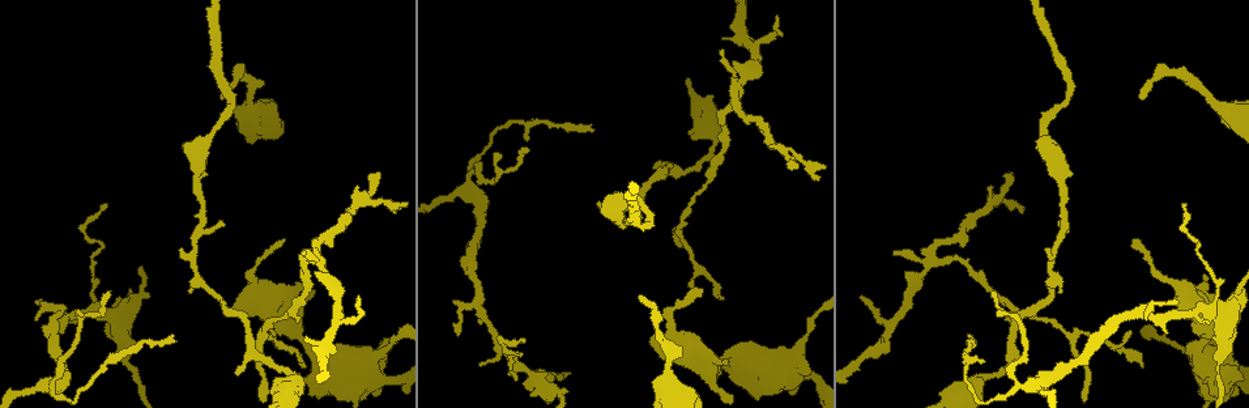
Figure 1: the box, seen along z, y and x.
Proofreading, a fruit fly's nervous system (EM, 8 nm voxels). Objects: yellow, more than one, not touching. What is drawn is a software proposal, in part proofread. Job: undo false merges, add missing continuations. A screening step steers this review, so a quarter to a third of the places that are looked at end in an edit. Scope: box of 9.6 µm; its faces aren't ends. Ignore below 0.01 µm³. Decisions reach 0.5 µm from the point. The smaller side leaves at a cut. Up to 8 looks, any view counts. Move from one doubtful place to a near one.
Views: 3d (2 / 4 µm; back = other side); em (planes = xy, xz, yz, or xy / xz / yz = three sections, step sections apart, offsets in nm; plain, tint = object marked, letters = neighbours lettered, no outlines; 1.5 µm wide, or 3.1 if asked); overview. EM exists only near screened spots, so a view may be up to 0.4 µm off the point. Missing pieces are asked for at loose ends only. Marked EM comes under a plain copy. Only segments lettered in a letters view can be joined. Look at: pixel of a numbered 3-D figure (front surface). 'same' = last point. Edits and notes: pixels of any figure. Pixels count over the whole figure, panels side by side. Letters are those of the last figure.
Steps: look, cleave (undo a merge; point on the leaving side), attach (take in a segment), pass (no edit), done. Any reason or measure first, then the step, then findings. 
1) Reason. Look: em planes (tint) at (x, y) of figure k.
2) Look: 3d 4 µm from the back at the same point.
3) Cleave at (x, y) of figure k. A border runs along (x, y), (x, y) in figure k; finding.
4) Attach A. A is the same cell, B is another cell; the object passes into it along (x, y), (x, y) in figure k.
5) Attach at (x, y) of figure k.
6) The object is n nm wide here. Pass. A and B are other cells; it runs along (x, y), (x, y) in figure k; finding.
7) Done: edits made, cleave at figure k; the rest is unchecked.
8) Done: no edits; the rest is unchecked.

An open end. Look: em yz step 8 (letters) at (1205, 274) of figure 1.

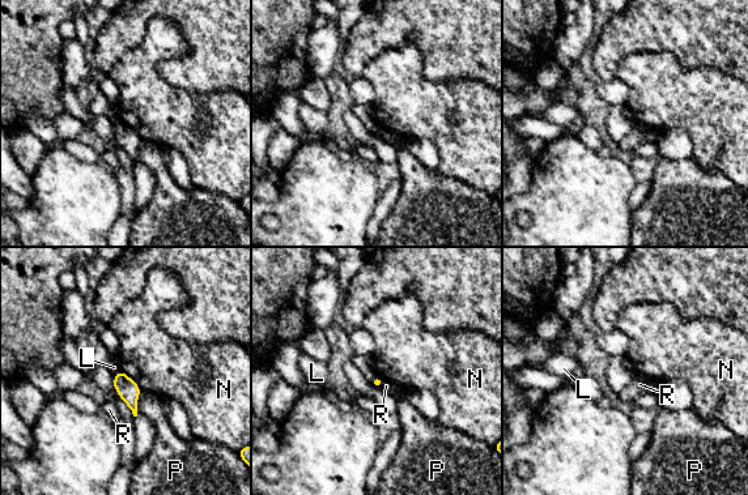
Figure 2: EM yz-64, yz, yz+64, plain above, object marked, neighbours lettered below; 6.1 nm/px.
Look: em planes (letters) at the same point.

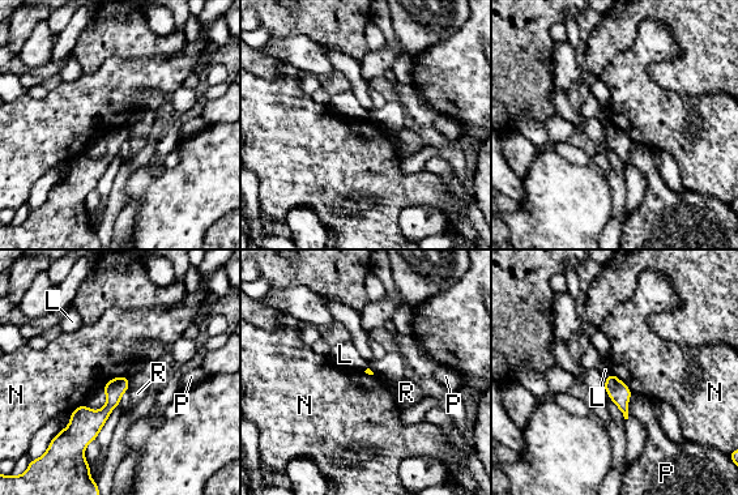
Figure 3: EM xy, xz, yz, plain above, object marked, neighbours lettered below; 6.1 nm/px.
Pass. L, N, P and R are other cells; a border runs along (126, 376), (114, 376), (102, 387) in figure 3; no lettered segment goes on from it.

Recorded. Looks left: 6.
Thin end. Look: 3d 2 µm at (172, 334) of figure 1.

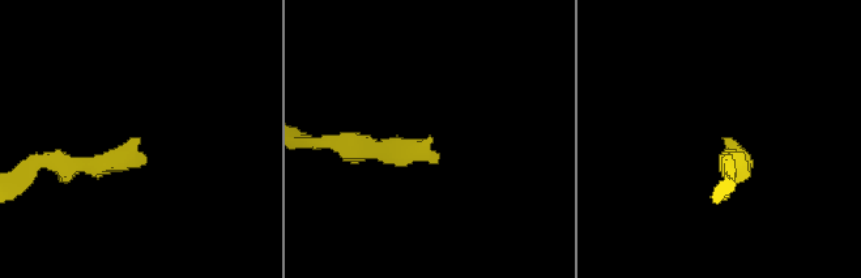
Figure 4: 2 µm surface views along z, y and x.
Look: em planes (tint) at (430, 135) of figure 4.

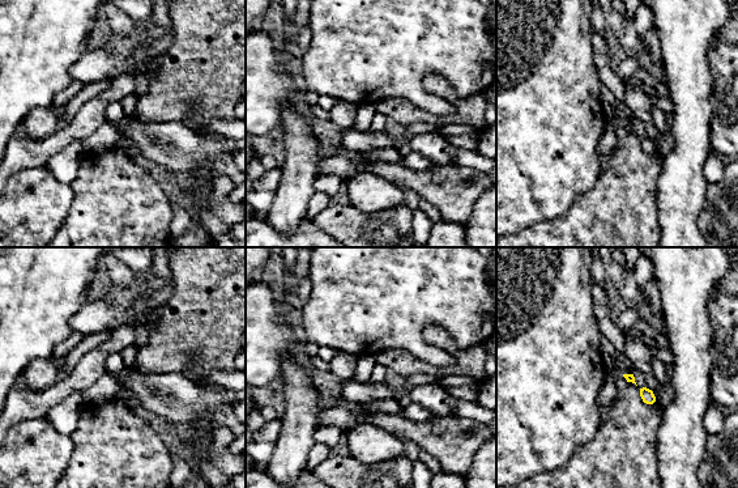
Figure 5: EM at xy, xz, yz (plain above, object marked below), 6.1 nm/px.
Look: em planes (letters) at the same point.

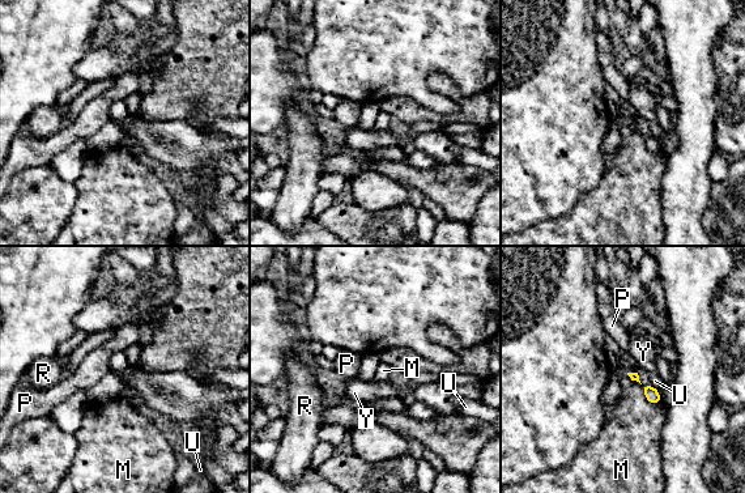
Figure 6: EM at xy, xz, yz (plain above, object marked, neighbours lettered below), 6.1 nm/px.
Pass. M, P, R, U and Y are other cells; a border runs along (633, 379), (645, 398), (658, 404) in figure 6; none of them fits.

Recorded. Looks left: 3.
Two arms in line, one across. Look: em yz step 8 (tint) at (928, 269) of figure 1.

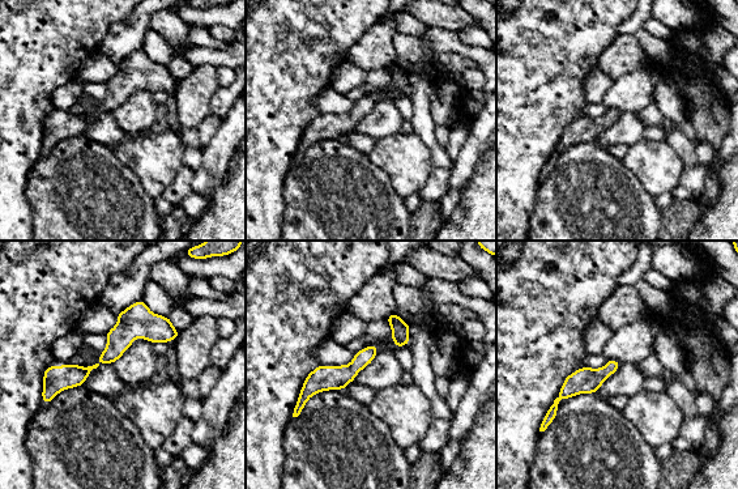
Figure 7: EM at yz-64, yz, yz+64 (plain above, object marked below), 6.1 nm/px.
Look: em yz step 8 (letters) at the same point.

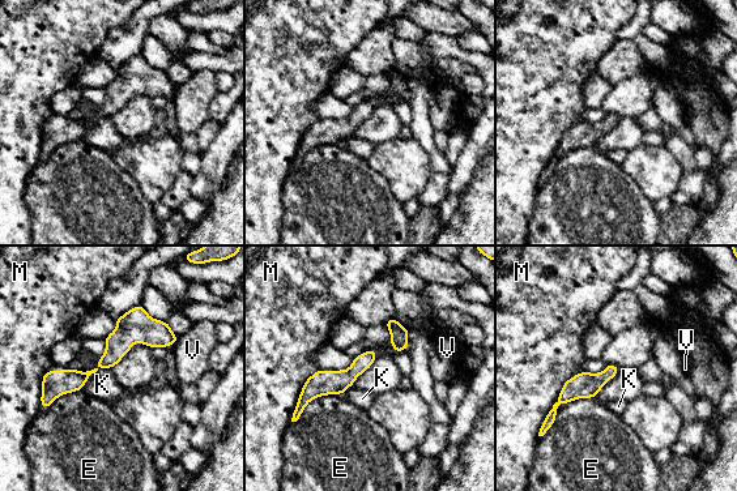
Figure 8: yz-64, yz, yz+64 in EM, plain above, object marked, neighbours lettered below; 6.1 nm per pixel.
The object is 80 nm wide here. Pass. E, K, M and V are other cells; it runs along (173, 338), (130, 336), (80, 379), (45, 383) in figure 8; one neuron here.

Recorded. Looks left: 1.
Done: no edits; the rest is unchecked.

